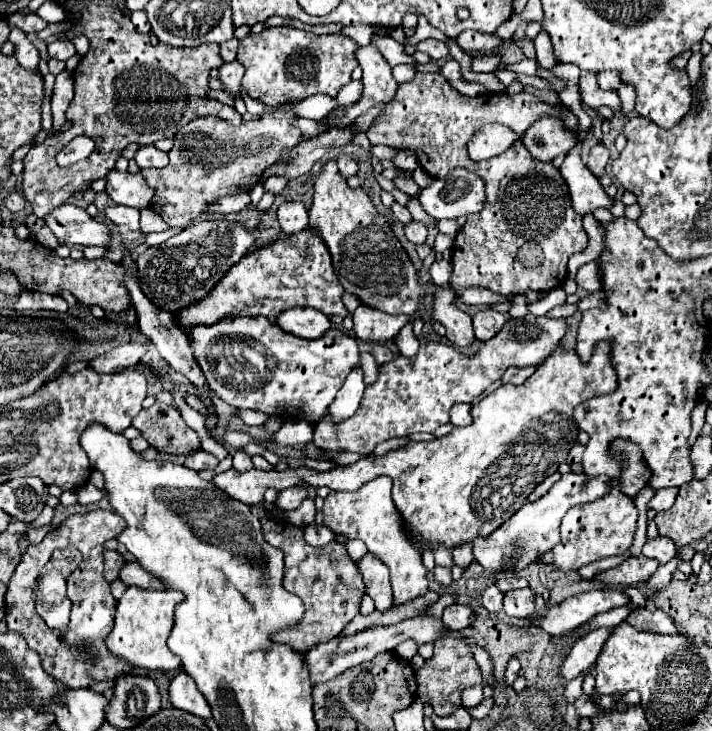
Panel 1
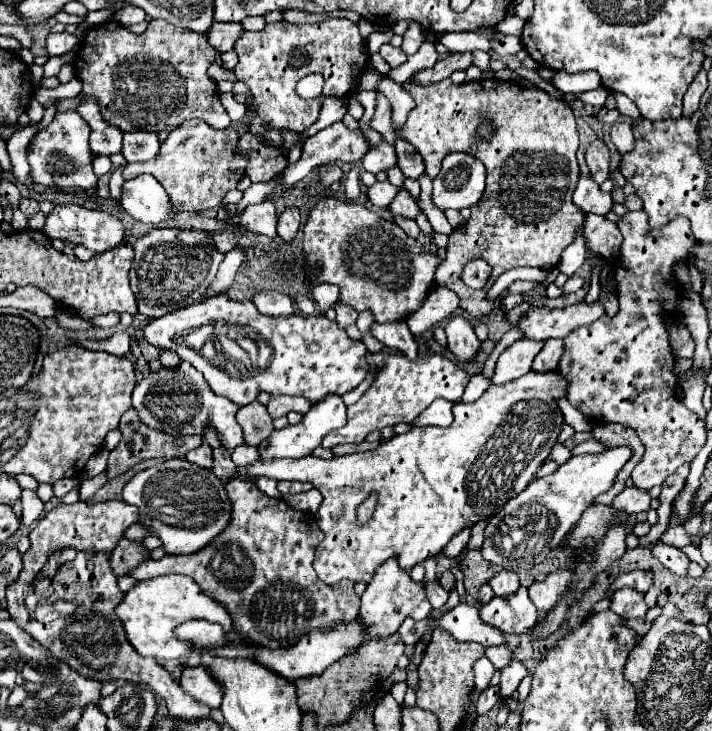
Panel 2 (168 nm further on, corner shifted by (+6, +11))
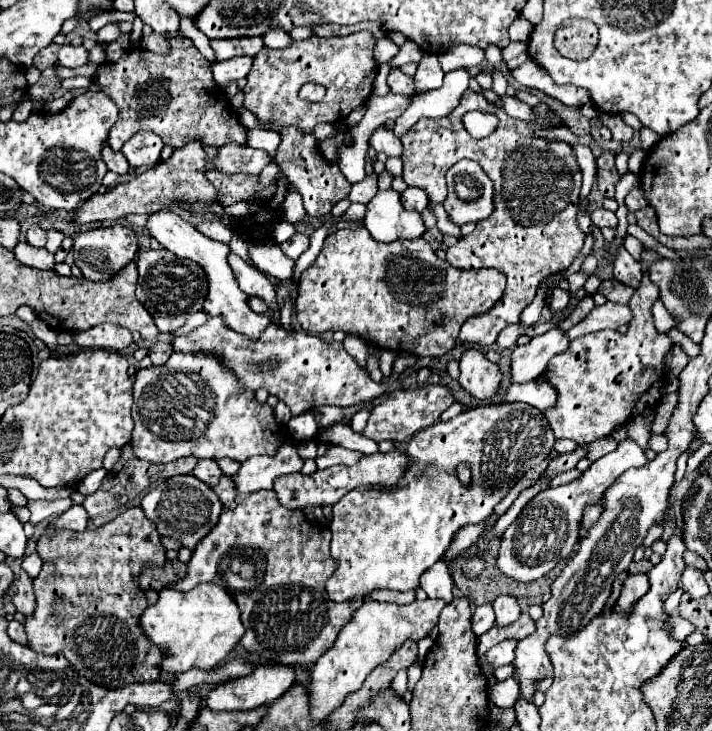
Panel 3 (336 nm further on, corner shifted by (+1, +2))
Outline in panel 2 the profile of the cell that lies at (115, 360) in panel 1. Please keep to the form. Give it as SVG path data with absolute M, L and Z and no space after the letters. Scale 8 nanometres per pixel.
M214 296L204 302L192 304L188 308L180 308L166 316L154 318L144 328L142 338L156 348L174 350L182 360L190 362L196 370L204 374L208 386L216 394L226 396L238 406L254 402L260 392L268 392L270 396L280 396L280 394L302 396L316 402L328 392L344 394L356 388L368 372L366 346L360 340L348 338L348 334L338 326L336 320L332 322L326 316L300 316L300 314L270 318L260 314L254 302L250 300L236 302L230 300L228 296Z

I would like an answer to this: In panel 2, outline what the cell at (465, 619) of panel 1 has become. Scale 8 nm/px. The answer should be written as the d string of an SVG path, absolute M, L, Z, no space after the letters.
M430 582L430 584L426 584L424 588L426 588L428 600L430 600L430 604L432 604L434 610L442 608L442 606L448 602L448 596L450 596L450 594L448 594L448 592L438 584L438 582Z

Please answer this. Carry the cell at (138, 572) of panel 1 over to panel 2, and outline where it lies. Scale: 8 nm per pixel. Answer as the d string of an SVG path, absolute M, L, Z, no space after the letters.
M228 480L226 490L234 504L228 532L222 532L208 548L192 556L146 560L130 570L130 576L134 580L150 580L164 574L194 578L210 598L230 612L240 638L266 648L288 648L312 628L358 616L360 598L354 594L352 580L328 586L314 574L314 546L324 538L316 516L298 512L280 498L264 496L248 480Z

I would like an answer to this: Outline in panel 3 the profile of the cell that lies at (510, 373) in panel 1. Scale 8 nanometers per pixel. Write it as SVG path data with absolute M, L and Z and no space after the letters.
M559 327L533 337L529 345L517 345L511 355L511 381L527 383L537 379L545 371L549 359L557 353L563 353L567 345L569 337Z

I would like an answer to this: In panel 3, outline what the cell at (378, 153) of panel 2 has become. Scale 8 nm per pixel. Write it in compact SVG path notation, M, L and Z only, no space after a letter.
M387 127L375 129L373 135L371 135L371 139L369 139L369 143L371 143L371 147L375 151L383 151L389 157L401 157L401 141Z

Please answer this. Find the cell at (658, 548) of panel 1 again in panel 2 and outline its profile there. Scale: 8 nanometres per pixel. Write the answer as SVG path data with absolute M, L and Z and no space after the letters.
M656 540L656 542L652 544L652 556L656 556L672 574L676 574L676 576L686 576L688 556L686 556L680 548Z

